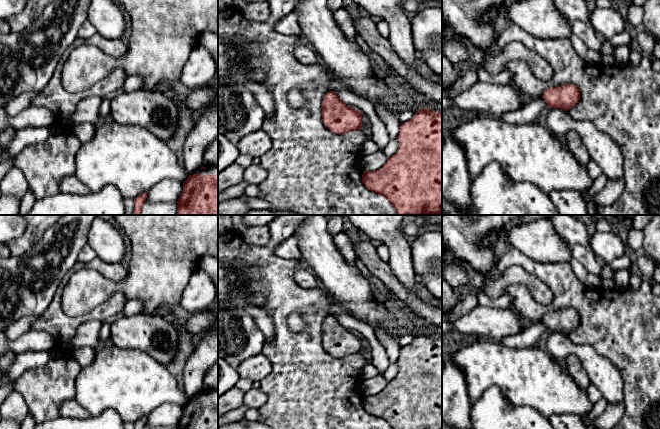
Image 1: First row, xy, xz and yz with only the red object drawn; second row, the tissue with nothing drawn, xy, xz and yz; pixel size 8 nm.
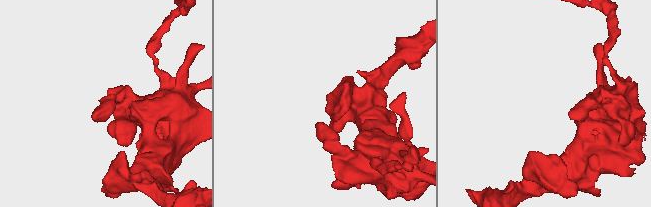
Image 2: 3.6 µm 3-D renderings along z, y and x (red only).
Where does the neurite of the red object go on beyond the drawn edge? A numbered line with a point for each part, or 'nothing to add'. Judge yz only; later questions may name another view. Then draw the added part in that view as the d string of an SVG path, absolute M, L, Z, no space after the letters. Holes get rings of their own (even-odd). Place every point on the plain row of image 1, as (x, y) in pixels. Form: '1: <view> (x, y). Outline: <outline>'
nothing to add

